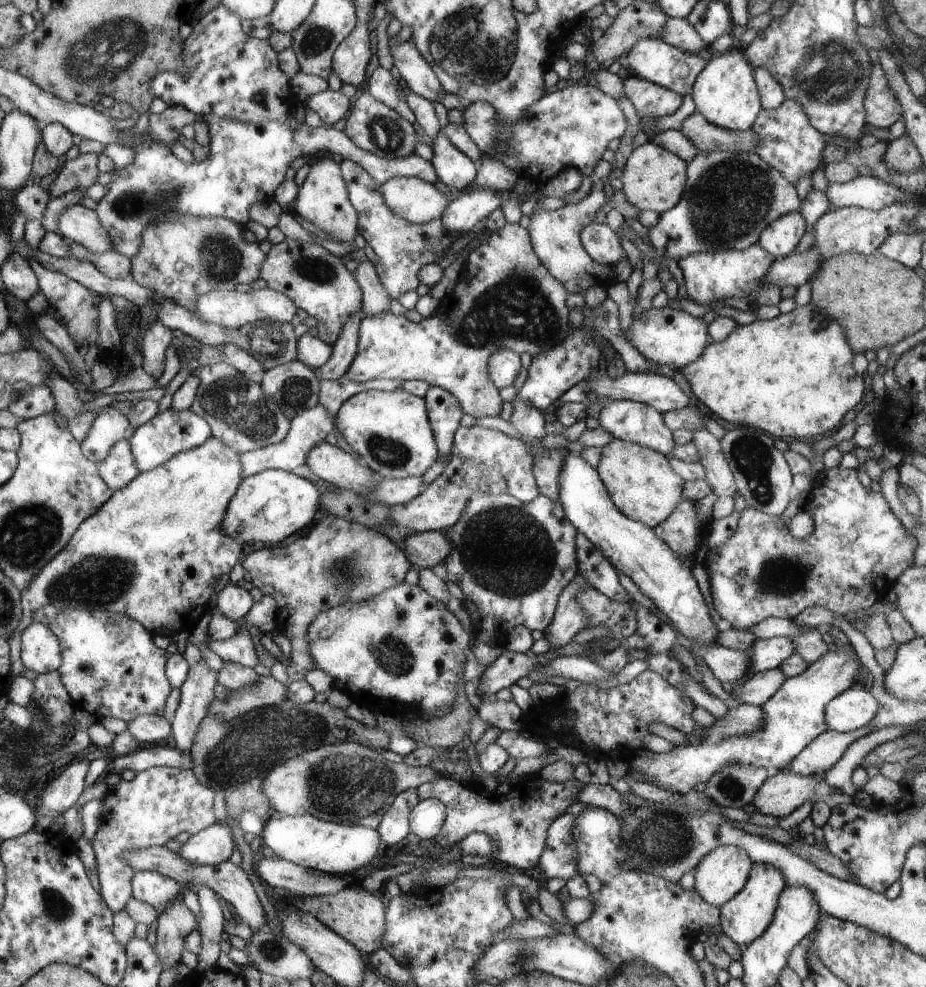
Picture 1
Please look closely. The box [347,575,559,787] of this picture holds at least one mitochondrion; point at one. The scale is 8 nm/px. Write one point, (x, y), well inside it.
(392, 655)

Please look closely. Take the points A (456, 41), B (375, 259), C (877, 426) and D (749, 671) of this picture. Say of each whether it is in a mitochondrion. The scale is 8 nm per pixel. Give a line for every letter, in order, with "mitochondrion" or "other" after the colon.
A: mitochondrion
B: other
C: other
D: other

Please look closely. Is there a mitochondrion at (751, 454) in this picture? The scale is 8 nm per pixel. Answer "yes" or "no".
yes

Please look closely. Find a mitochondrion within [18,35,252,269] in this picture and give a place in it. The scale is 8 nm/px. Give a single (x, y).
(139, 203)

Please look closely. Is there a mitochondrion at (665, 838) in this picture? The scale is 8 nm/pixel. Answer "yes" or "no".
yes

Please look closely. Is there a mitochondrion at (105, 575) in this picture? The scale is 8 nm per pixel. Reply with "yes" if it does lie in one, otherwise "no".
yes

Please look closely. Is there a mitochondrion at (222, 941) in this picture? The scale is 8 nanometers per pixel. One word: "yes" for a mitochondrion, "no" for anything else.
no

